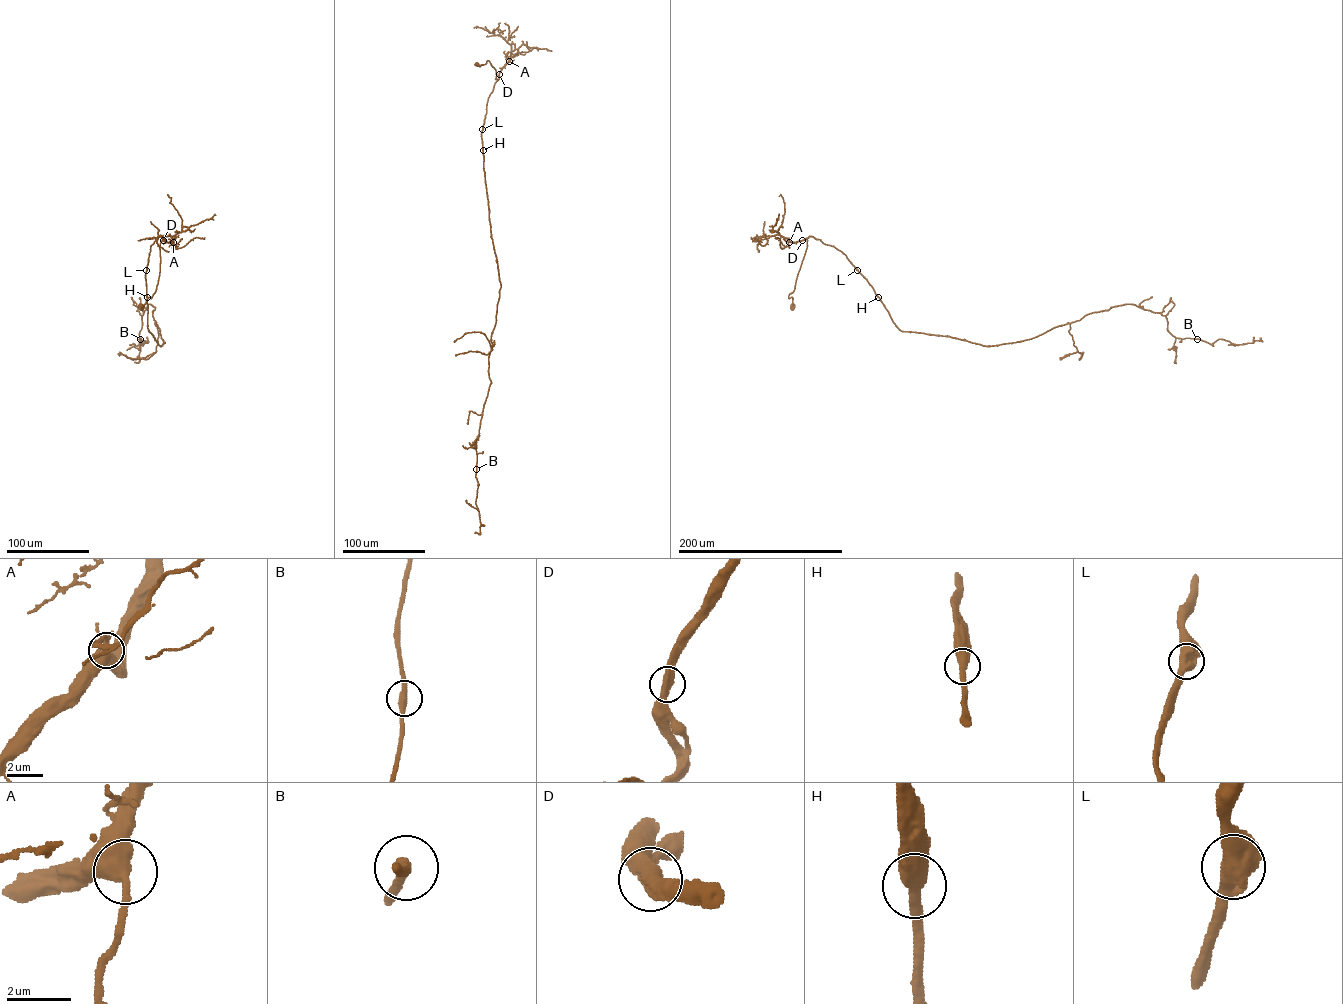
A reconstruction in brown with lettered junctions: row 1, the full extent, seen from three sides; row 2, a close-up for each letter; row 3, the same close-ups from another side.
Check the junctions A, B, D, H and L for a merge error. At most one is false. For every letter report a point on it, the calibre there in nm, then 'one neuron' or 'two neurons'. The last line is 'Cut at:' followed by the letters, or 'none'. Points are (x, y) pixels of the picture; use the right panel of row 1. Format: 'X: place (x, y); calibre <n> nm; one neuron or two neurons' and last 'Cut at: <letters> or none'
A: place (789, 242); calibre 500 nm; one neuron
B: place (1197, 339); calibre 400 nm; one neuron
D: place (802, 240); calibre 500 nm; one neuron
H: place (878, 297); calibre 440 nm; one neuron
L: place (857, 270); calibre 700 nm; one neuron
Cut at: none

